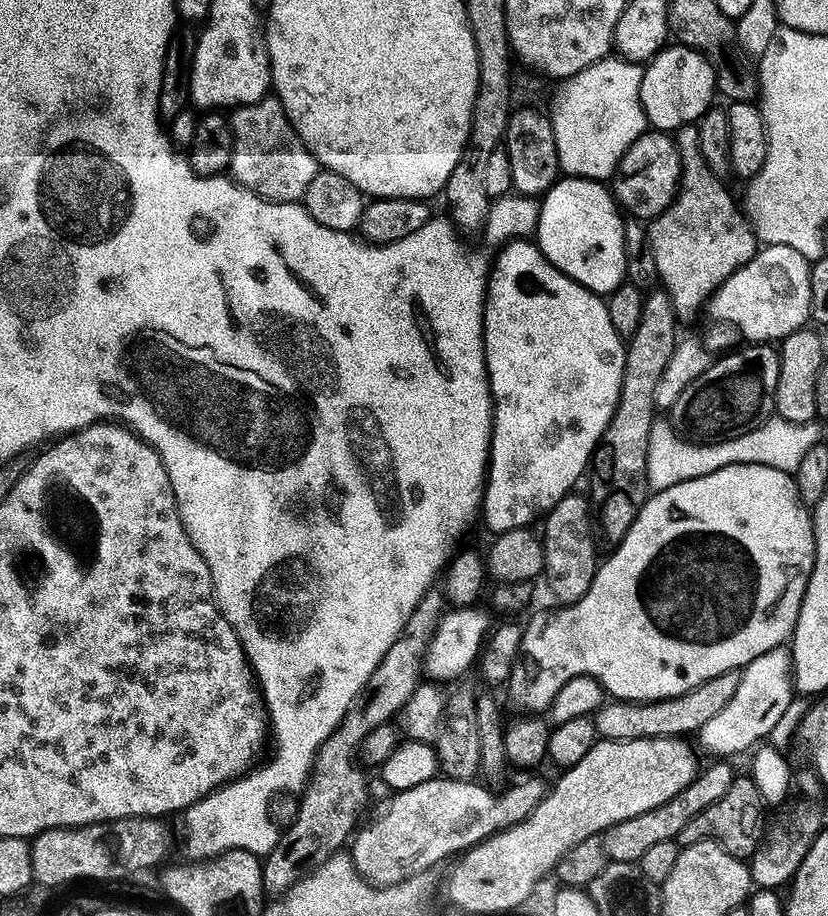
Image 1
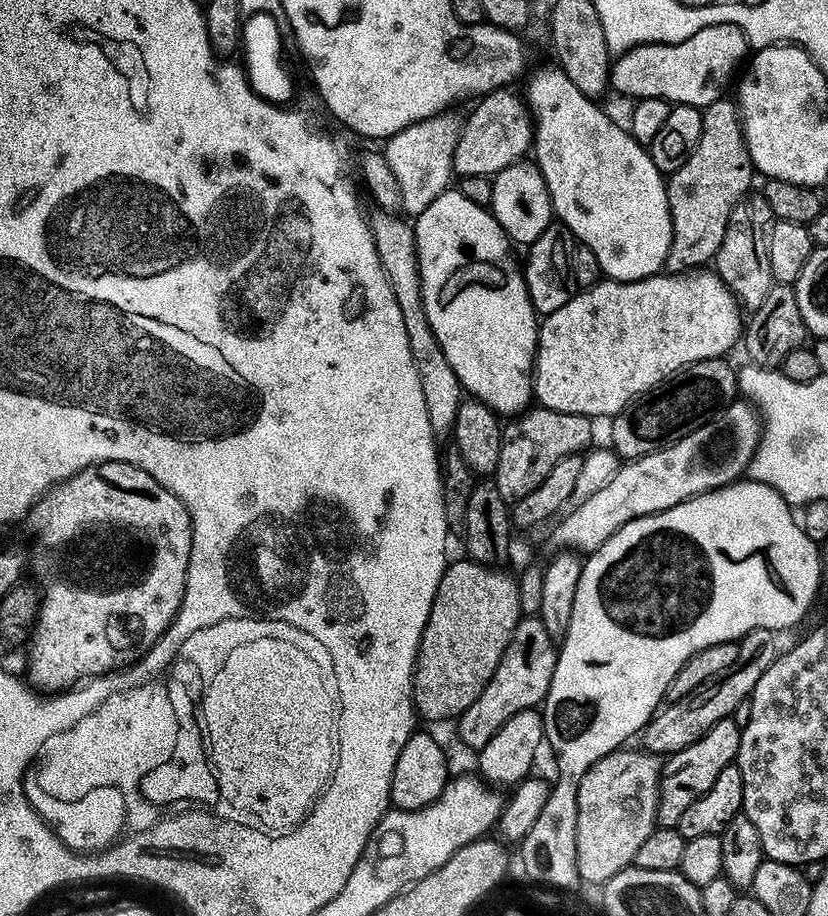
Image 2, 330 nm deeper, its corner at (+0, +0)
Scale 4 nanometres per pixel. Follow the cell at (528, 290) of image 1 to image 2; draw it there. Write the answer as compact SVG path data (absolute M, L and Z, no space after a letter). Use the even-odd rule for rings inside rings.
M447 190L434 198L430 206L427 206L426 210L423 210L419 216L415 217L414 229L416 234L417 264L421 274L421 296L425 306L426 318L429 320L430 330L433 331L434 338L441 344L442 353L445 354L451 369L457 375L460 387L471 399L480 401L501 417L515 417L529 407L530 401L534 396L532 390L532 364L536 361L538 313L535 306L530 302L530 294L526 290L526 282L524 281L521 265L518 260L516 264L515 258L512 257L512 251L514 251L512 241L504 233L502 226L498 226L498 222L493 218L488 208L483 208L474 202L470 202L470 198L466 198L459 190Z

